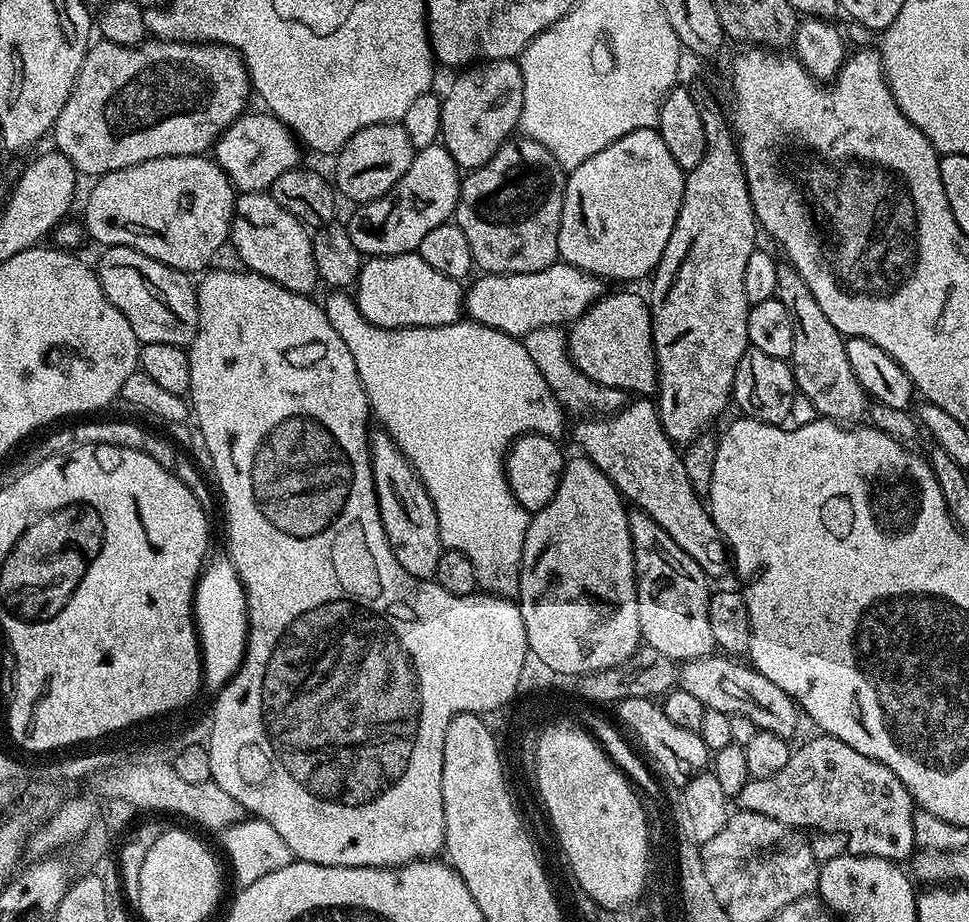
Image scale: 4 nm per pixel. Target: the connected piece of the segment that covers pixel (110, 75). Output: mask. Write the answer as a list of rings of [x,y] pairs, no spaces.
[[[100,38],[89,47],[74,90],[58,114],[54,148],[70,158],[77,173],[85,172],[91,178],[163,156],[198,156],[207,153],[220,133],[245,115],[248,92],[250,96],[248,70],[239,52],[222,44],[148,38],[142,44],[123,48]]]

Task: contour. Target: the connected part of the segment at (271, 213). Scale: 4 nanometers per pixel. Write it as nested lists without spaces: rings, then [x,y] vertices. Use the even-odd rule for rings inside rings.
[[[246,192],[235,197],[234,211],[230,216],[230,244],[231,247],[236,247],[236,256],[244,263],[241,265],[247,271],[256,272],[259,276],[278,282],[291,292],[311,293],[311,288],[318,284],[312,237],[313,233],[304,221],[290,210],[278,206],[278,202],[274,202],[274,198],[268,192]]]

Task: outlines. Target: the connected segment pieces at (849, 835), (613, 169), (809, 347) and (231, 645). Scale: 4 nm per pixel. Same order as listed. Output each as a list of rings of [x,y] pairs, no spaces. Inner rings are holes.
[[[816,734],[813,740],[808,740],[799,749],[793,751],[790,762],[786,766],[782,766],[782,770],[778,770],[778,774],[774,774],[770,778],[762,778],[756,780],[754,786],[756,788],[744,788],[737,794],[736,800],[741,809],[754,814],[762,814],[766,818],[774,818],[778,822],[788,825],[790,828],[797,830],[809,830],[808,828],[817,828],[820,832],[841,832],[848,839],[847,850],[853,857],[872,856],[874,858],[888,859],[895,862],[907,861],[913,855],[914,849],[917,847],[914,832],[915,814],[918,811],[917,805],[914,803],[912,796],[908,793],[908,787],[902,782],[902,778],[898,778],[898,774],[894,774],[894,770],[890,770],[886,766],[882,766],[882,762],[871,760],[866,754],[862,754],[858,750],[854,750],[854,746],[850,746],[846,742],[842,742],[839,735],[824,736],[828,734]]]
[[[643,128],[614,141],[610,146],[567,173],[564,186],[564,205],[560,219],[559,259],[587,272],[593,272],[605,281],[640,280],[655,273],[663,250],[677,224],[684,197],[686,173],[674,162],[659,131]]]
[[[778,263],[776,296],[792,296],[790,307],[794,318],[794,350],[790,363],[797,393],[812,403],[816,411],[813,413],[817,417],[835,420],[845,426],[863,421],[869,415],[870,398],[862,390],[858,378],[854,378],[854,370],[850,370],[844,345],[846,338],[837,330],[834,322],[822,314],[822,306],[818,306],[814,294],[810,294],[810,286],[806,286],[802,274],[798,274],[793,264]]]
[[[229,559],[211,561],[203,569],[193,596],[193,617],[201,649],[202,684],[216,692],[239,671],[247,651],[247,593]]]

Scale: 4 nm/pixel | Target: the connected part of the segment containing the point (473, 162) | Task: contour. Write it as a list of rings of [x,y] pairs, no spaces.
[[[515,59],[477,62],[465,67],[460,75],[462,76],[449,86],[448,93],[443,93],[438,132],[444,147],[456,159],[461,169],[471,170],[481,168],[483,164],[490,162],[496,151],[517,131],[520,111],[524,105],[524,79]]]

